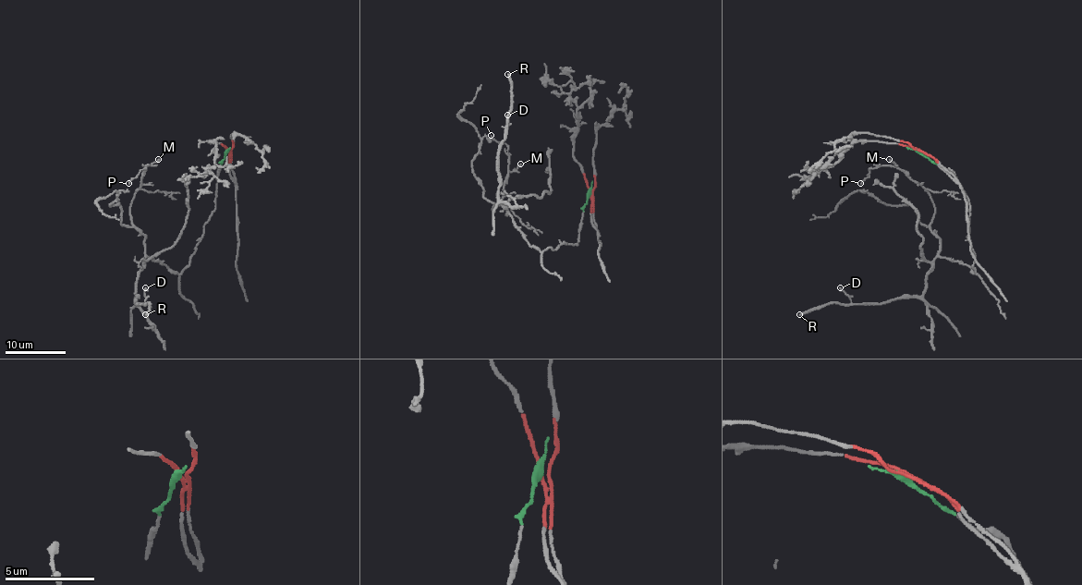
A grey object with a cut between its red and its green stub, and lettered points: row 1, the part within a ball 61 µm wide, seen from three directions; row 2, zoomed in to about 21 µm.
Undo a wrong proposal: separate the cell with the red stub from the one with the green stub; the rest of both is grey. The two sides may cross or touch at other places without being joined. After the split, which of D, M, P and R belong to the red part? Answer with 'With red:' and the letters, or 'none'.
With red: none

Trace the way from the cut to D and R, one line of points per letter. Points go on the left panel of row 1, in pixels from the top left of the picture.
D: (227, 150), (215, 209), (190, 262), (177, 274), (147, 257), (136, 304), (143, 304), (145, 286)
R: (227, 150), (215, 209), (190, 262), (177, 274), (150, 257), (143, 260), (136, 304), (148, 302), (145, 314)

